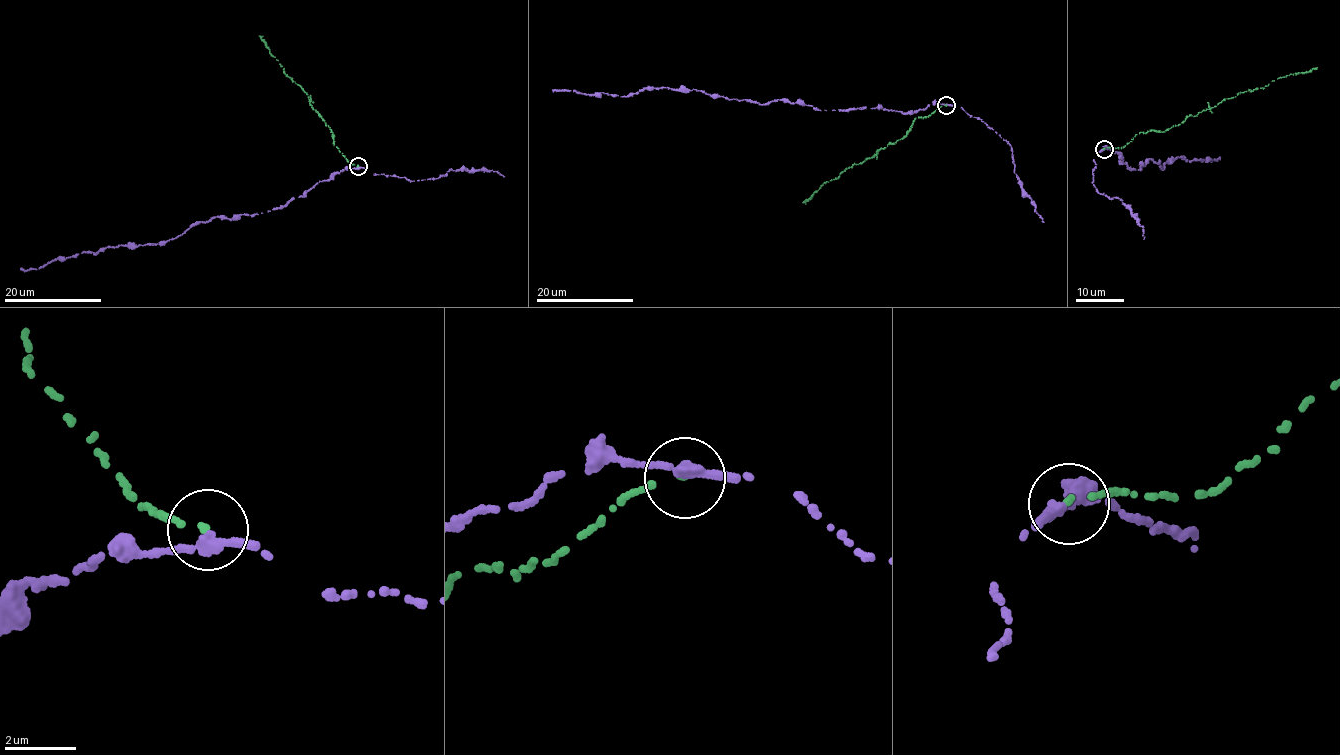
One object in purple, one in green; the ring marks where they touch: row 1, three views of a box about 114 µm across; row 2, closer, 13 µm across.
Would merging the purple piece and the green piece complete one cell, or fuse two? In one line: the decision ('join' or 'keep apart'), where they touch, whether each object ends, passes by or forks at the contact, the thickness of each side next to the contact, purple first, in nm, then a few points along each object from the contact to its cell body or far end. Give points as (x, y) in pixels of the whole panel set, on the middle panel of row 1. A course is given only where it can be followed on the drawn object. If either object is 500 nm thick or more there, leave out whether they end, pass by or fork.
keep apart; at (946, 105); purple passes by; green ends there; 280 nm thick on the purple side, 140 nm on the other; purple runs (946, 105), (906, 114), (876, 107), (820, 110), (777, 99), (759, 104), (662, 87), (626, 97), (553, 90); green runs (946, 106), (928, 116), (915, 118), (905, 136), (873, 157), (849, 167), (838, 179), (826, 181), (802, 202)

